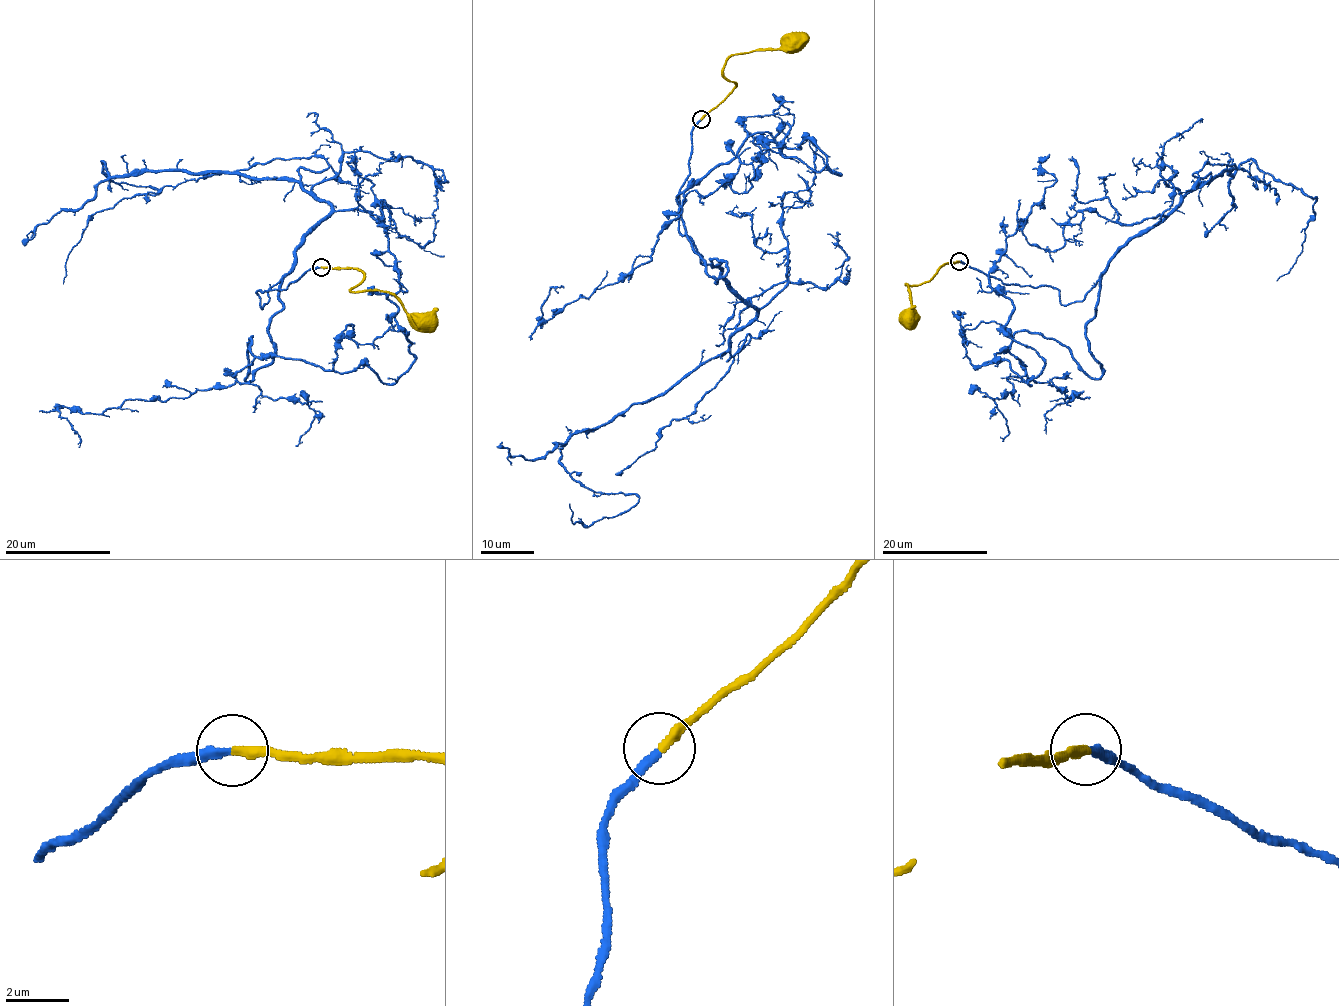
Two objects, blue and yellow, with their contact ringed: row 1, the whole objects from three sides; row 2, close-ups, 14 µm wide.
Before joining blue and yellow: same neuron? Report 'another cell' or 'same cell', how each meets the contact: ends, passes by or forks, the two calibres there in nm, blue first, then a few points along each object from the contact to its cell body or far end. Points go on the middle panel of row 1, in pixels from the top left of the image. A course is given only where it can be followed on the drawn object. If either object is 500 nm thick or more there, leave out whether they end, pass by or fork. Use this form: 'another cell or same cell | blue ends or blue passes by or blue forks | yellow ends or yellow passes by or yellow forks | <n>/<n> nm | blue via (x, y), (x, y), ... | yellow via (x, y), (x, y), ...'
same cell | blue ends | yellow ends | 280/300 nm | blue via (701, 119), (678, 231), (717, 281), (680, 193), (768, 132), (839, 175), (782, 122), (724, 188) | yellow via (701, 119), (736, 86), (723, 72), (724, 63), (730, 56), (793, 48), (795, 43)

